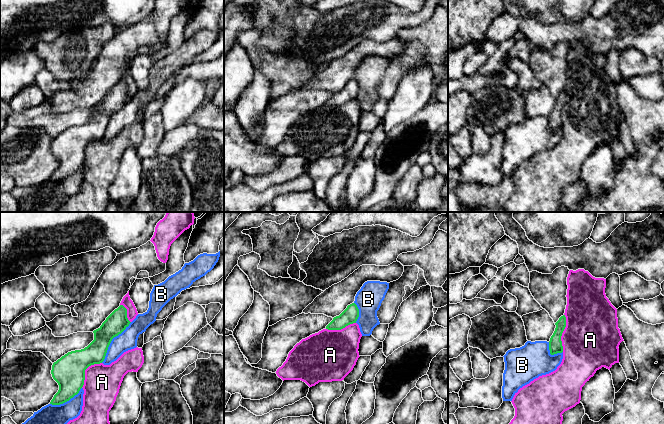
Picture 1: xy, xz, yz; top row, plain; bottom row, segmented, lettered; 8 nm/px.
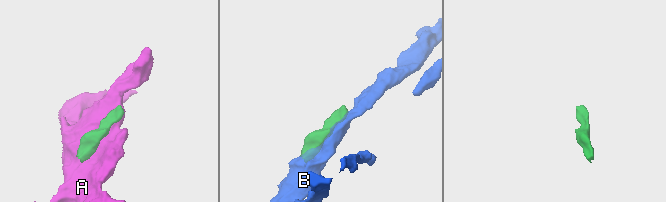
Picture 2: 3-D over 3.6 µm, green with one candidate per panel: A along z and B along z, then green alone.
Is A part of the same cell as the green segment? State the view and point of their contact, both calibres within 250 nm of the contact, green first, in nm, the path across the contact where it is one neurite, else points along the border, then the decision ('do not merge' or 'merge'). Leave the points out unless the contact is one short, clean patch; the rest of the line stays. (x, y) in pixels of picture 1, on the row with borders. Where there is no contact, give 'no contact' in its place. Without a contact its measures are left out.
contact yz (562, 332); calibres 110 and 460 nm; do not merge

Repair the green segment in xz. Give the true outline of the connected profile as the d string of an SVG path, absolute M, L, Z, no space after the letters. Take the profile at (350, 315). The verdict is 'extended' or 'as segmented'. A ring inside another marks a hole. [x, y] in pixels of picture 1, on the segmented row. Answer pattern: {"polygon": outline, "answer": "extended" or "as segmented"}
{"polygon": "M355 303L347 306L347 308L326 326L328 330L341 330L346 326L356 323L359 317L359 309Z", "answer": "as segmented"}

